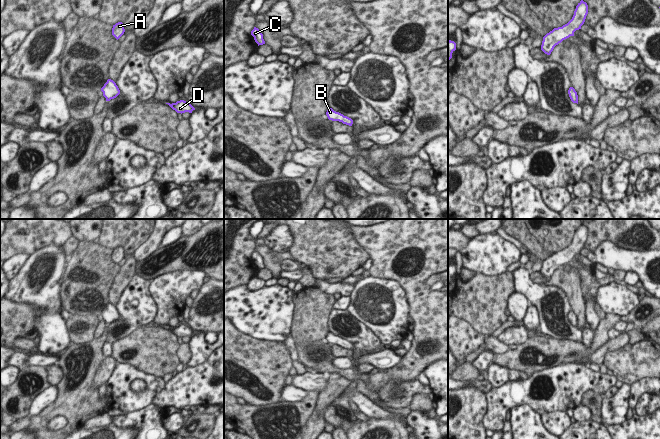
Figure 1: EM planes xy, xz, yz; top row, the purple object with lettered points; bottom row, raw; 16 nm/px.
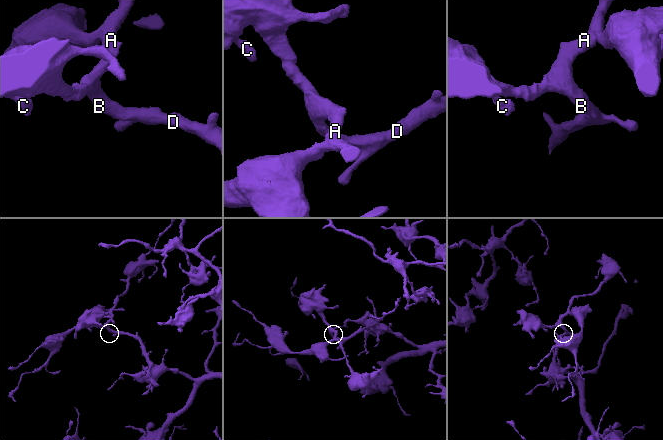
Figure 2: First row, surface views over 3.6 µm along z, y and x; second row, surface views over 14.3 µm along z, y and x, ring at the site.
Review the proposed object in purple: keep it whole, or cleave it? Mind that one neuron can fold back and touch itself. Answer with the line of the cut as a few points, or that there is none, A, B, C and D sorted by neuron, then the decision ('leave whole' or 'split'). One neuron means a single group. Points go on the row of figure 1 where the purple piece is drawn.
no cut | A B C D | leave whole

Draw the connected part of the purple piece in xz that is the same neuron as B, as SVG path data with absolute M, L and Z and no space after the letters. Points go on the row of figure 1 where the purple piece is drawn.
M329 107L329 109L326 112L326 115L329 120L332 121L339 121L342 122L343 124L352 126L353 120L347 116L344 116L343 114L334 111L332 108Z

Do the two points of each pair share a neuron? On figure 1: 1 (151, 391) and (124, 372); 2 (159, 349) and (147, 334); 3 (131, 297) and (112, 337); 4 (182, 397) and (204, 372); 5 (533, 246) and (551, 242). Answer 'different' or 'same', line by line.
1: same
2: same
3: same
4: same
5: different

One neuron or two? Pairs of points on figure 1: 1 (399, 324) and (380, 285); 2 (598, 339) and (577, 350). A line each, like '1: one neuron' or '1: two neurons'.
1: one neuron
2: one neuron

